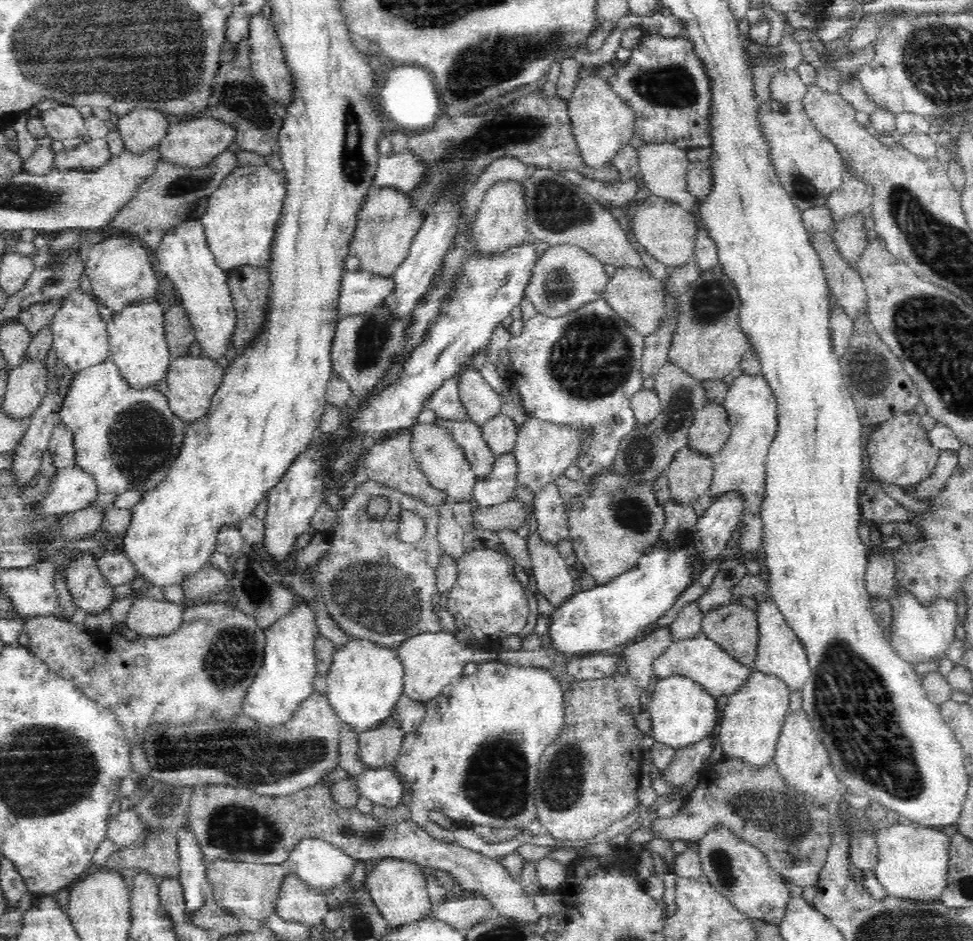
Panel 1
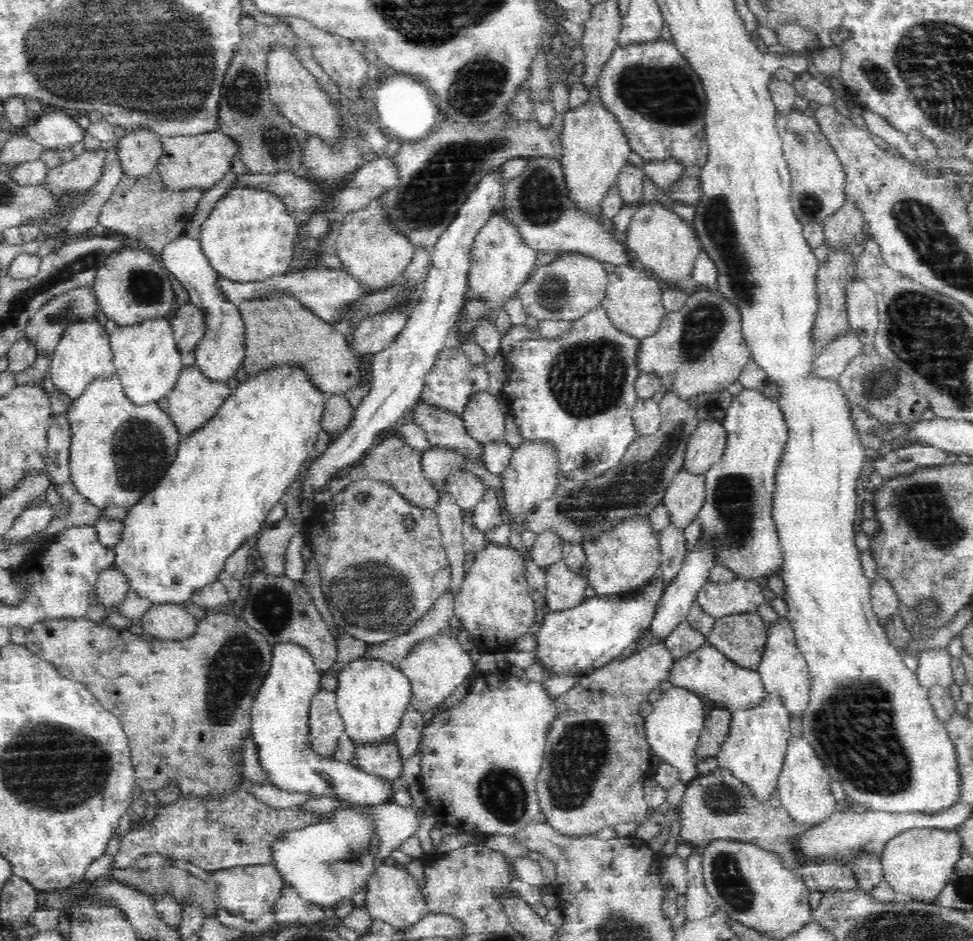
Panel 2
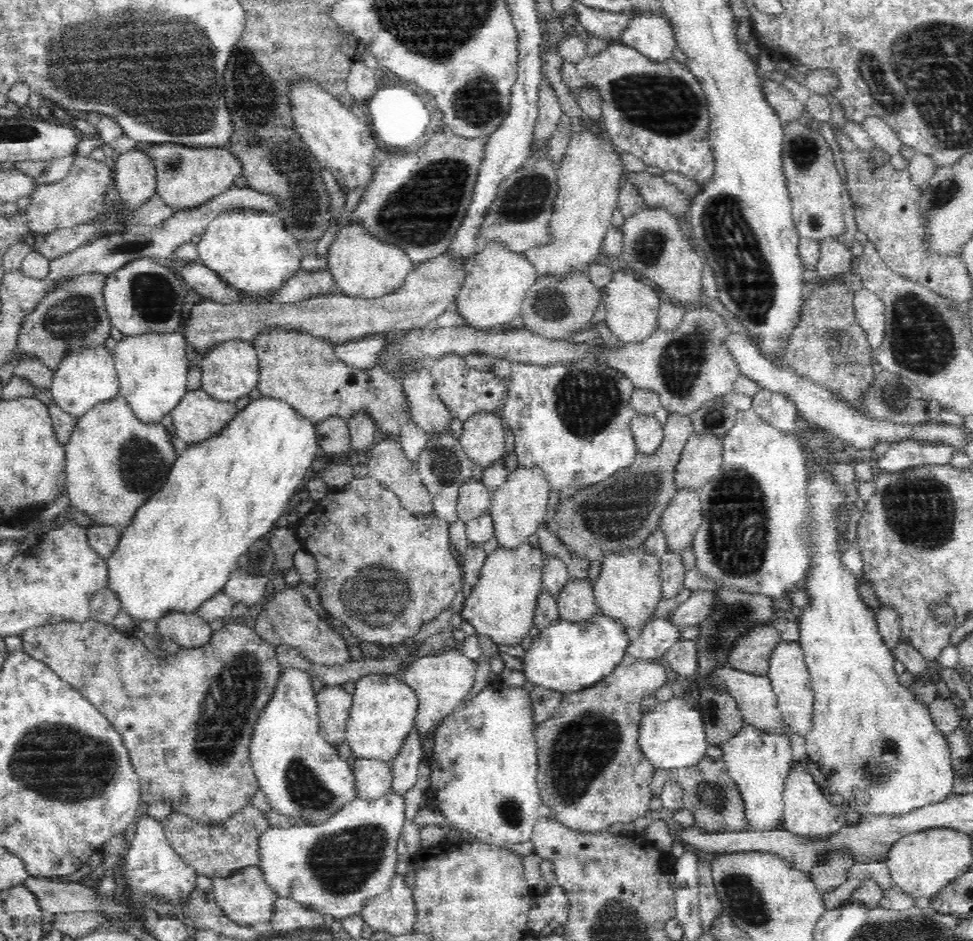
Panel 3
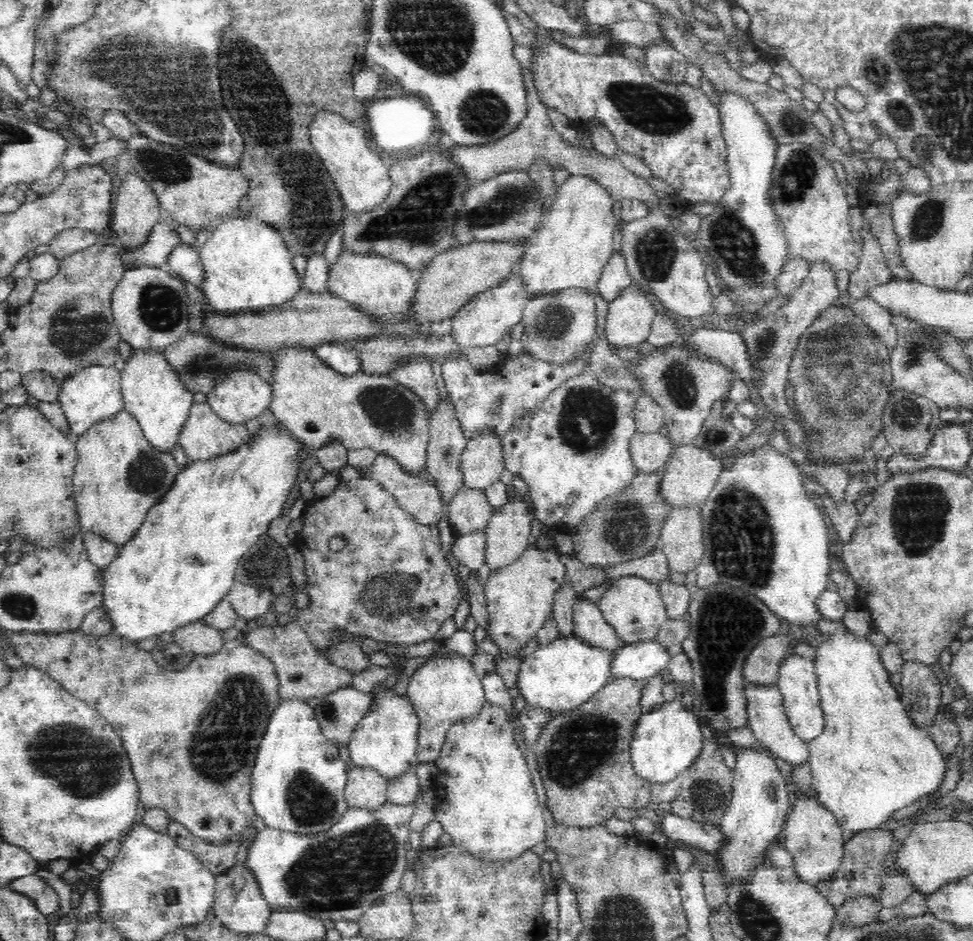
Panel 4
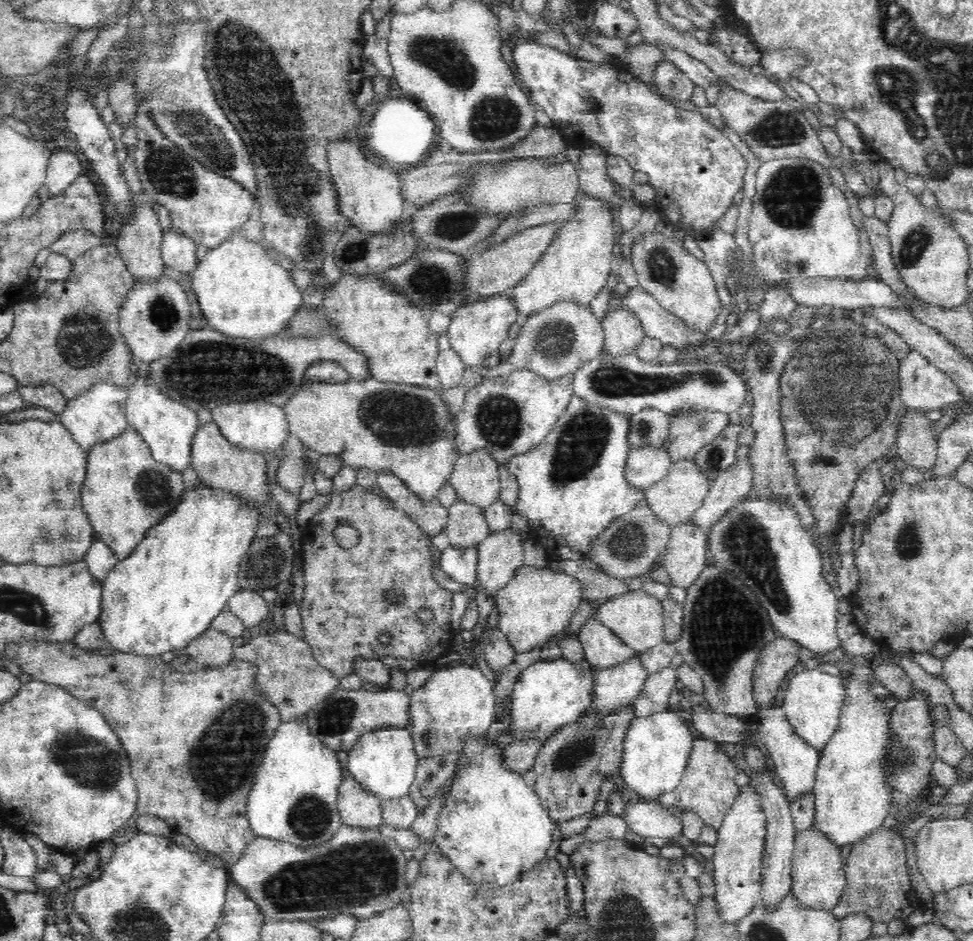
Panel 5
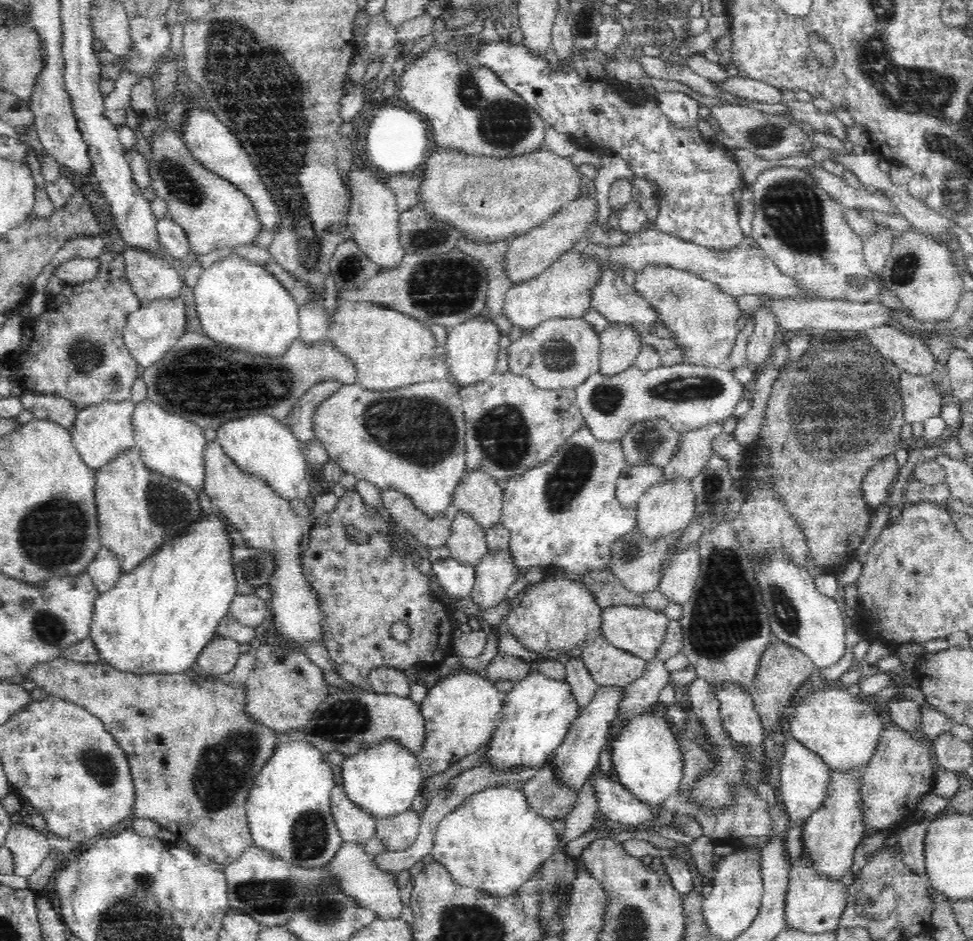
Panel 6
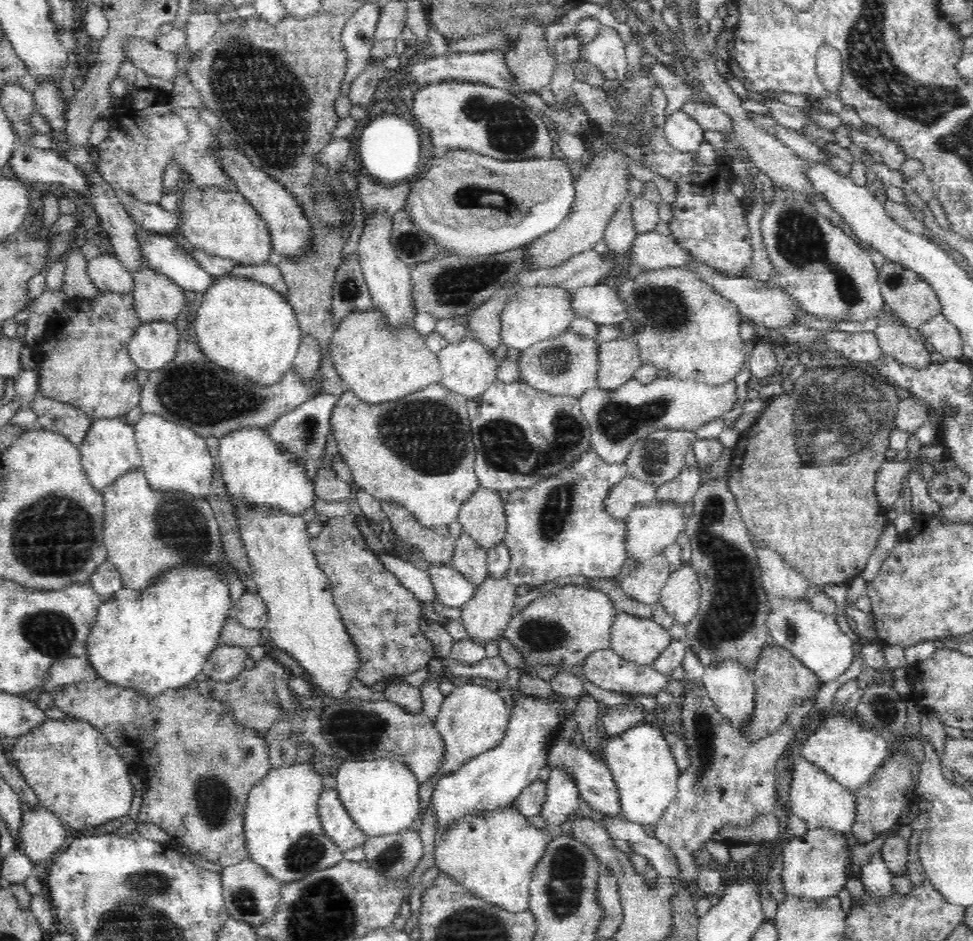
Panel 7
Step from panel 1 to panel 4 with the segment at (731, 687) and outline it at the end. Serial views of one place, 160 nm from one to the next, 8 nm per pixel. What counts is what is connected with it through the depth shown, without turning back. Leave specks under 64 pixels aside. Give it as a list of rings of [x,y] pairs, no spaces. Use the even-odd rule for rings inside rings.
[[[745,681],[744,693],[746,694],[747,726],[754,733],[754,738],[760,740],[778,758],[781,758],[788,764],[792,764],[794,768],[800,768],[809,757],[808,743],[795,736],[794,730],[789,724],[782,694],[778,691],[778,687],[775,684],[770,684],[770,686],[762,684],[760,686],[759,684]]]

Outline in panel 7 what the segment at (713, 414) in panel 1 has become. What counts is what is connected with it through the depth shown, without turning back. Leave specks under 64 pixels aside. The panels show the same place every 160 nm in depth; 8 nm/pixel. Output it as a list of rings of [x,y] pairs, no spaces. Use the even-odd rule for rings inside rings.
[[[650,499],[647,503],[640,503],[626,518],[626,550],[630,558],[647,559],[652,555],[660,554],[670,543],[676,541],[680,536],[680,532],[685,529],[687,523],[686,516],[684,516],[684,506],[678,505],[672,499]]]

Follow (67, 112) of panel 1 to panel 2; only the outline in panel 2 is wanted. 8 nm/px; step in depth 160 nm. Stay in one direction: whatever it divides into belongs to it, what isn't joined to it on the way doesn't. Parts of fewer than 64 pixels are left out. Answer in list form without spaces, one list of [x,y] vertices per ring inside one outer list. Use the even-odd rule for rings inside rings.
[[[54,108],[39,119],[33,119],[20,131],[44,145],[46,150],[67,150],[72,144],[84,138],[85,130],[76,118],[68,116],[64,110]]]

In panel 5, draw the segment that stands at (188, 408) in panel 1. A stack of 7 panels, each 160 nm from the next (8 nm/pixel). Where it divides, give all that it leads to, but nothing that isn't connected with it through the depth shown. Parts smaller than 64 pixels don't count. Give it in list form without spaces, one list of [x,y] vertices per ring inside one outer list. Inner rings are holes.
[[[214,420],[202,426],[198,425],[189,445],[192,447],[190,464],[202,483],[206,483],[208,487],[238,491],[242,499],[250,499],[250,501],[256,499],[260,503],[262,522],[272,520],[277,523],[277,513],[281,512],[281,508],[279,503],[274,501],[270,487],[267,486],[267,468],[263,454],[256,450],[249,450],[249,448],[241,448],[236,443],[232,443],[230,439],[226,439]]]

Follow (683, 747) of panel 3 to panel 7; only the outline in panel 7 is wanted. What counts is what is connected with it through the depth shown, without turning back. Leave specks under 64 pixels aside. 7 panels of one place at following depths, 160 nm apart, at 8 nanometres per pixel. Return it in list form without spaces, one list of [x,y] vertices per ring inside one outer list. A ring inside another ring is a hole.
[[[636,725],[606,743],[602,760],[618,786],[622,818],[641,825],[656,824],[664,809],[676,798],[677,780],[681,774],[664,732],[658,726]]]

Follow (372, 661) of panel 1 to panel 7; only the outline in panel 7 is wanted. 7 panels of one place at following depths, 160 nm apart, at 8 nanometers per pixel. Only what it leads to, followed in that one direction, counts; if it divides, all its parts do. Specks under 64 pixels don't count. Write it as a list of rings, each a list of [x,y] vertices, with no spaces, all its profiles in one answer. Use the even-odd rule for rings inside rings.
[[[354,759],[342,762],[336,777],[336,791],[352,819],[368,837],[394,834],[408,828],[420,812],[420,786],[416,773],[400,759]]]

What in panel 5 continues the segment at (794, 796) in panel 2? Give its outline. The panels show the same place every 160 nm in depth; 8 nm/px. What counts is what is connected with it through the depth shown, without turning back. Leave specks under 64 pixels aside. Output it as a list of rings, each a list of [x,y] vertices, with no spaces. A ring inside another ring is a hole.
[[[814,824],[808,830],[795,832],[792,858],[792,893],[800,903],[806,903],[816,909],[832,910],[843,893],[846,877],[842,862],[842,850],[824,831],[816,829]]]

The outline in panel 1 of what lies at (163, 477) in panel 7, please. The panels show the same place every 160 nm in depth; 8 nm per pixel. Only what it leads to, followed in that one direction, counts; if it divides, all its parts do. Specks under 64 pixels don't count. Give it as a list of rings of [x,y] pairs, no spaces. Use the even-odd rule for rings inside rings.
[[[156,297],[140,299],[140,302],[128,304],[120,312],[116,312],[107,323],[107,331],[110,355],[120,369],[120,374],[130,385],[158,385],[165,378],[171,358],[165,341],[164,310]]]

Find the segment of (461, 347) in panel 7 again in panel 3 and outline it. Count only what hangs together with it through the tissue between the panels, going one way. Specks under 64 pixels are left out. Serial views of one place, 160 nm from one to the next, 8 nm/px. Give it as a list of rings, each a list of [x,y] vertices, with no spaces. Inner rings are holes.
[[[499,240],[486,242],[486,246],[473,255],[455,298],[454,308],[467,319],[466,325],[486,332],[499,331],[521,315],[523,298],[538,277],[534,263],[526,254],[509,250]]]

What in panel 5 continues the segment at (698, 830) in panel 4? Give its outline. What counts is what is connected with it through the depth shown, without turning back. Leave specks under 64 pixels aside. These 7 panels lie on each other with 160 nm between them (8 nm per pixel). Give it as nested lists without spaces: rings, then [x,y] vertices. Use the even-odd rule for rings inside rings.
[[[629,799],[622,816],[628,826],[641,837],[683,840],[684,825],[681,817],[672,815],[668,808],[657,801]]]

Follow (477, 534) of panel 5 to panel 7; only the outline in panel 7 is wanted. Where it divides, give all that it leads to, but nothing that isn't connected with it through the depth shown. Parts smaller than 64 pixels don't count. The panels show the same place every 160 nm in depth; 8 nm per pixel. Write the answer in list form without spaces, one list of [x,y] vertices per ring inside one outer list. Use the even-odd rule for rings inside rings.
[[[466,531],[455,540],[450,564],[476,586],[489,573],[487,550]]]

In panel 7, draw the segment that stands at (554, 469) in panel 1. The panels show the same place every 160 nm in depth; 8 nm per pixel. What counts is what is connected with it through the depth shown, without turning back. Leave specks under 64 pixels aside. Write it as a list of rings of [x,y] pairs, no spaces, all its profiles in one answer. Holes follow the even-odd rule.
[[[489,572],[485,579],[477,584],[473,597],[461,608],[462,624],[467,632],[467,638],[484,646],[487,640],[500,639],[504,636],[505,628],[512,616],[511,610],[517,589],[507,574],[503,577],[492,577]]]

